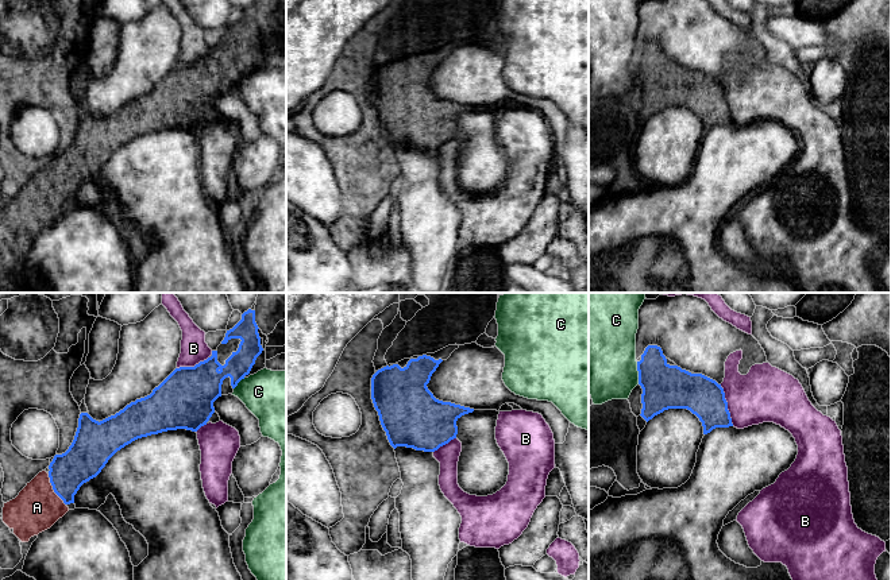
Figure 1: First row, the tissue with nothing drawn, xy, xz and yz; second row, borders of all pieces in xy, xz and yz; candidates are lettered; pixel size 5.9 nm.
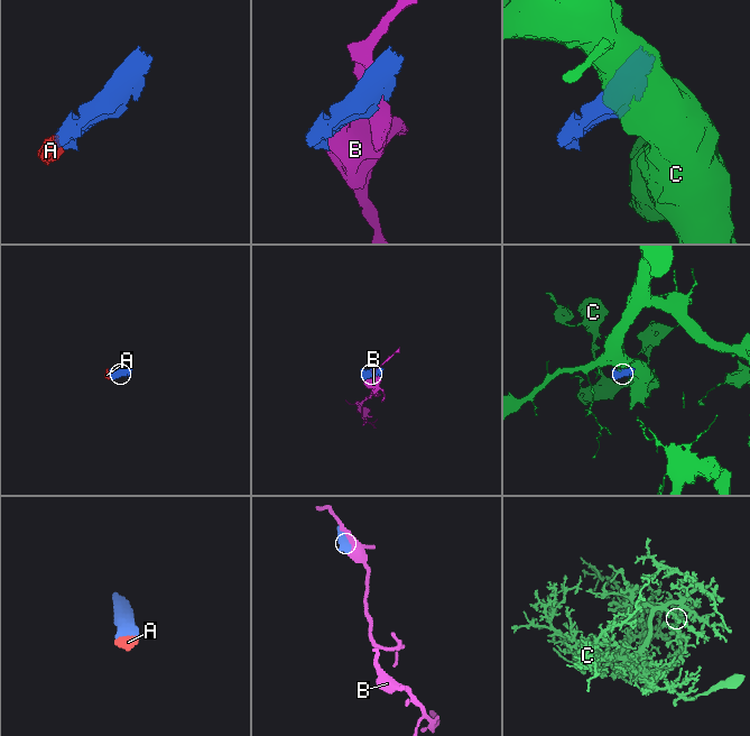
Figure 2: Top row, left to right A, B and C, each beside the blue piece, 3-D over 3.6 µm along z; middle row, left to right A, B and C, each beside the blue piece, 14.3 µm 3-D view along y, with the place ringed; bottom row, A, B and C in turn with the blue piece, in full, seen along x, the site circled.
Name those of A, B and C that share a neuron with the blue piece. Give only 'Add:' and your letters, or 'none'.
Add: A

